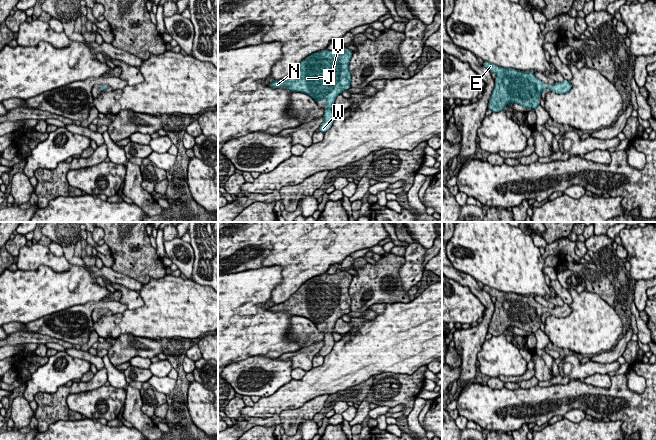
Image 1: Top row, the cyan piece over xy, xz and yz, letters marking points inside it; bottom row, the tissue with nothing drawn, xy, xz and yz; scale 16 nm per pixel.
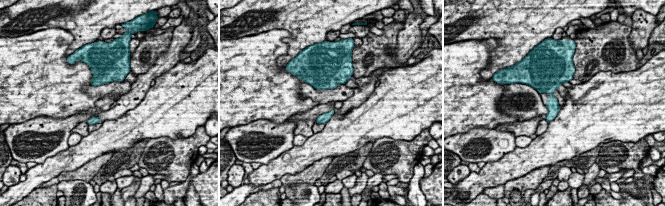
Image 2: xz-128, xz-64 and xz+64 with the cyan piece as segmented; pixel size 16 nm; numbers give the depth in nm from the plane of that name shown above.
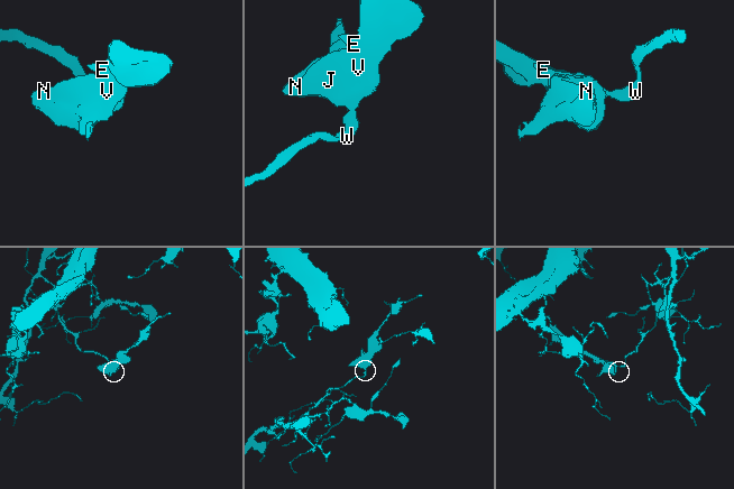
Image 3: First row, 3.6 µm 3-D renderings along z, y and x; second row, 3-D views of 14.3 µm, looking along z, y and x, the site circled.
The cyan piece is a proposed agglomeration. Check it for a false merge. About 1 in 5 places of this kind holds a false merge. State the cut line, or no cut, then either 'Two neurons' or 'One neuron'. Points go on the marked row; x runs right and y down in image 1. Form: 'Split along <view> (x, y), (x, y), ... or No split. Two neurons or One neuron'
No split. One neuron

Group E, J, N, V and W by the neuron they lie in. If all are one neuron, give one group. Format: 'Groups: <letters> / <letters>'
Groups: E J N V W

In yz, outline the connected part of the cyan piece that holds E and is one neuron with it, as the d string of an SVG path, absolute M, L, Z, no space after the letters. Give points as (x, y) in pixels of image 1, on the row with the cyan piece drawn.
M487 61L483 62L483 66L496 74L495 87L488 103L488 109L492 112L503 110L510 102L535 109L540 105L540 95L544 89L549 87L552 92L564 94L572 88L567 80L548 85L539 80L533 71L502 68Z

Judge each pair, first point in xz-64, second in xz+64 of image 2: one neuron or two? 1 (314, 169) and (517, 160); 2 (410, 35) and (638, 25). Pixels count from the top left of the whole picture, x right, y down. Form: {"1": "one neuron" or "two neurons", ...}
{"1": "two neurons", "2": "one neuron"}

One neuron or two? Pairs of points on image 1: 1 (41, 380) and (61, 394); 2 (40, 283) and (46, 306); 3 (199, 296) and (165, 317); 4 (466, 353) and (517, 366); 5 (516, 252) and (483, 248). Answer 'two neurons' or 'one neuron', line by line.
1: two neurons
2: one neuron
3: one neuron
4: two neurons
5: one neuron

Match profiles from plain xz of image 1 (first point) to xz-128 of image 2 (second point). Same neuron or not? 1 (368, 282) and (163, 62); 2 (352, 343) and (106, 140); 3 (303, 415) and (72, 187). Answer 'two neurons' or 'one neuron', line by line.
1: two neurons
2: one neuron
3: two neurons

